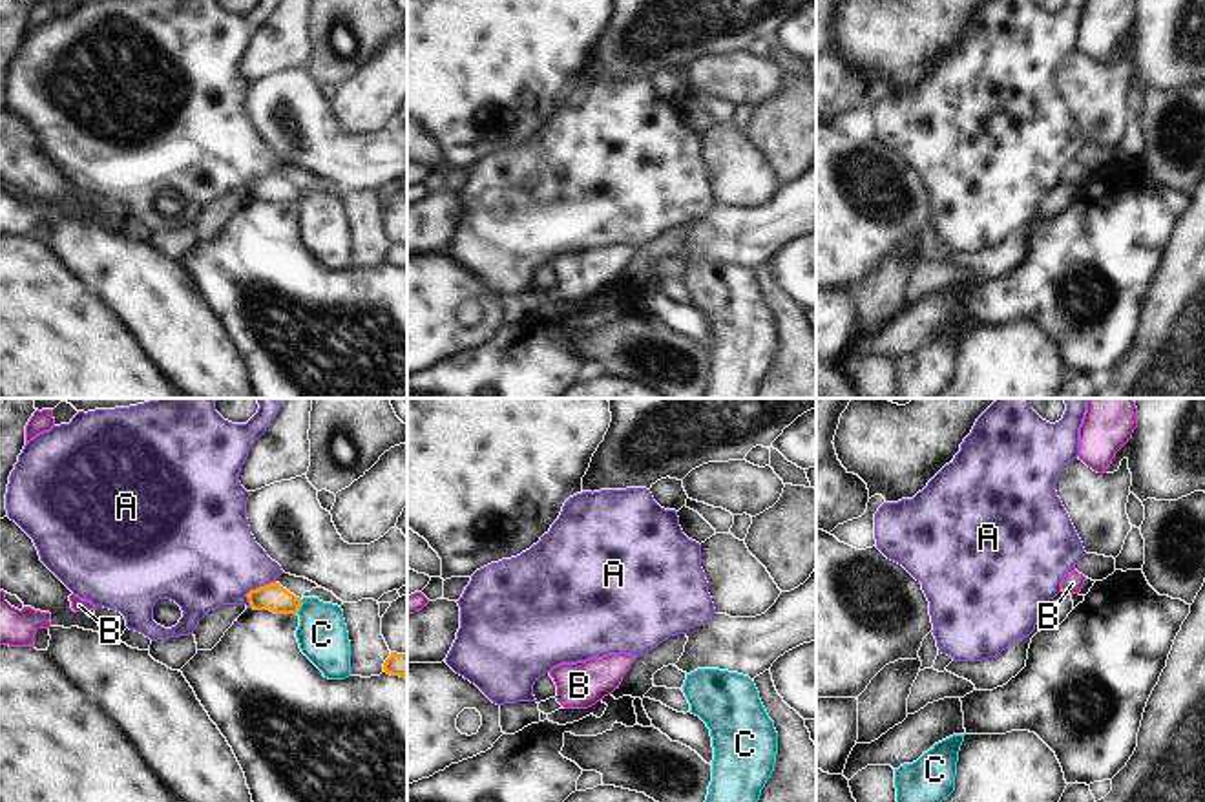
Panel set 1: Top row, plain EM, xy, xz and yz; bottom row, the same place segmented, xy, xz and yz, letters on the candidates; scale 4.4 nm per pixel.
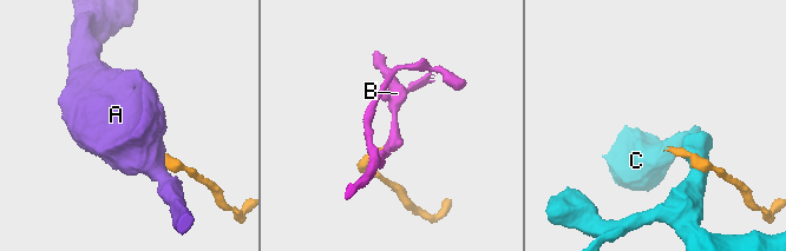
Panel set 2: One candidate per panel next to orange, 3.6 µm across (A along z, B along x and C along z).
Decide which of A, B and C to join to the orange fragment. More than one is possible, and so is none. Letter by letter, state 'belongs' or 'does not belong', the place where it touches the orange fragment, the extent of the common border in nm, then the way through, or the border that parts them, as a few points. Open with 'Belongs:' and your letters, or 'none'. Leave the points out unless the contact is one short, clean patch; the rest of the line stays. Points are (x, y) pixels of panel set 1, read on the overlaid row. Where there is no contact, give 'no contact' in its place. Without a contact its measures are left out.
Belongs: B
A: does not belong; meets orange in xy at (256, 589); contact 170 nm long
B: belongs; meets orange in yz at (1063, 590); contact 50 nm long; runs through yz (1061, 589), (1063, 590), (1072, 583)
C: does not belong; meets orange in xy at (300, 605); contact 70 nm long

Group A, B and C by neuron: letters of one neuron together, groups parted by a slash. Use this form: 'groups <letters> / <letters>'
groups A / B / C

